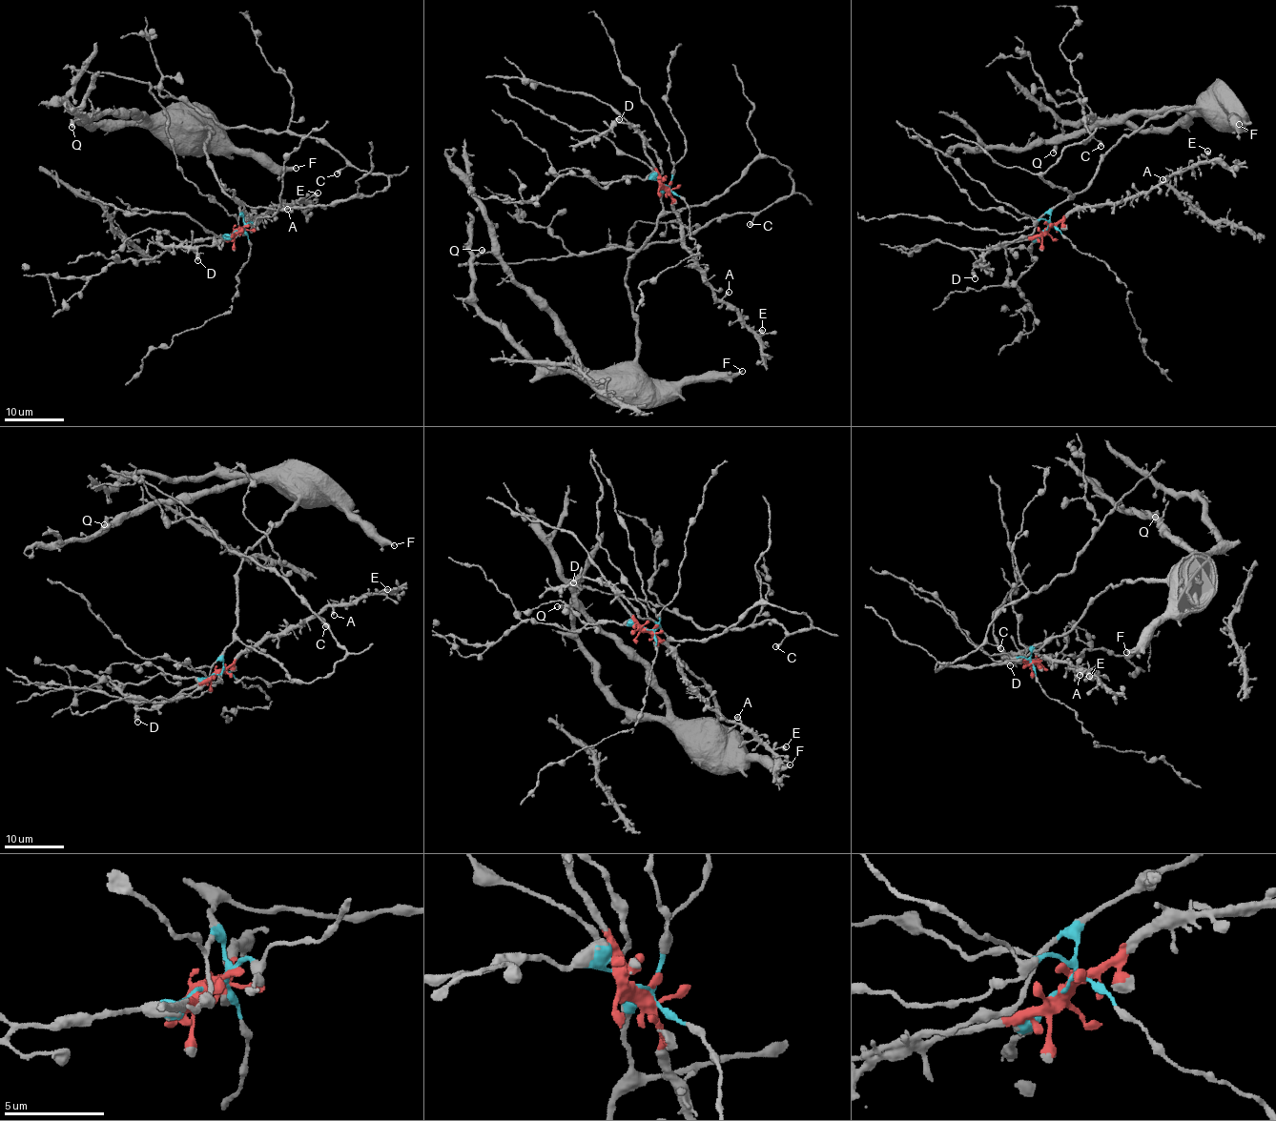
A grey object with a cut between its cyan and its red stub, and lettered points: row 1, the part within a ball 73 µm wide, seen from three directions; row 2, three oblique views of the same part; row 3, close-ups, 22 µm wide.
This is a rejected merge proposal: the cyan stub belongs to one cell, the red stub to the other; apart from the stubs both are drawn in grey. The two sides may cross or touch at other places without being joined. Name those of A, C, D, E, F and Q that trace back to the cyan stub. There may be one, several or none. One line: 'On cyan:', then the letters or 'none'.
On cyan: C, F, Q

